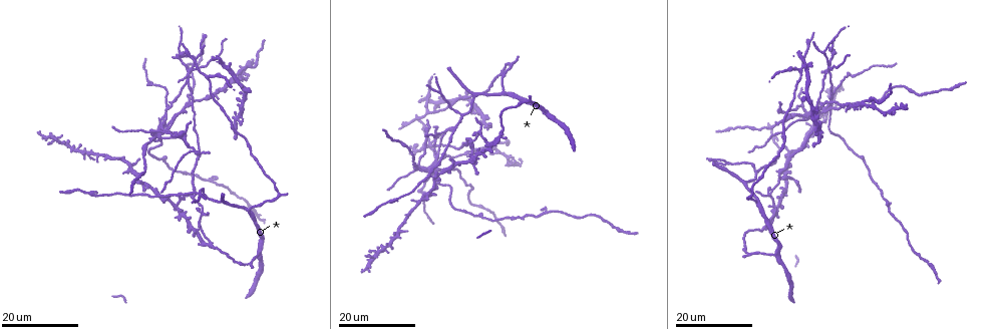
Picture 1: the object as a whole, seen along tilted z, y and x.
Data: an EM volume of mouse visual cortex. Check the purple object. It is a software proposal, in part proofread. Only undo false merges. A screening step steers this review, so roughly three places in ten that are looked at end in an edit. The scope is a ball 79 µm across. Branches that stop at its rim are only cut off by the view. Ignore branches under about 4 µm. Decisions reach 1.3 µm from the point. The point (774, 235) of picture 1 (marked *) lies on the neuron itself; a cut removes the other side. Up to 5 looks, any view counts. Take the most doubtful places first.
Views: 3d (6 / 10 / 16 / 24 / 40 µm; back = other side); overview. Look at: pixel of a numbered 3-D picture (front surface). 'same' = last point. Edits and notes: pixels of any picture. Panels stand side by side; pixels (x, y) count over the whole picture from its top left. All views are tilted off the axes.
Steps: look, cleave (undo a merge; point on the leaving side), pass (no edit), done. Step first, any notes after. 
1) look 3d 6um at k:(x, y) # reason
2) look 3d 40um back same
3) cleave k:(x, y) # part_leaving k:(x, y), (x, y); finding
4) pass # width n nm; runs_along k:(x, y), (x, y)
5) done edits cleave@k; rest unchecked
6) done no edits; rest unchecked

look 3d 24um at 1:(191, 198) # branch point

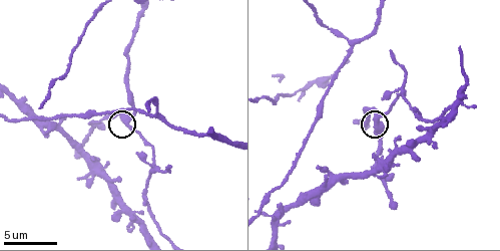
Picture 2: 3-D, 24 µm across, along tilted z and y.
look 3d 10um at 2:(377, 119)

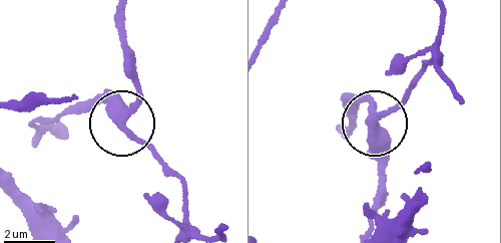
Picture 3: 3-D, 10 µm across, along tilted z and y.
pass # width 350 nm; continuous, no second neuron

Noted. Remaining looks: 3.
look 3d 16um at 1:(210, 242) # looks like a crossing

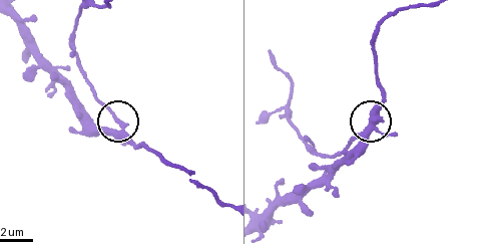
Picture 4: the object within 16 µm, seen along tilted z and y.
look 3d 10um at 4:(114, 121)

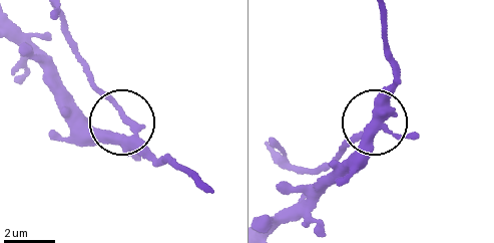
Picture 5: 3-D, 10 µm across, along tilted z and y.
look 3d 10um back at 5:(125, 122)

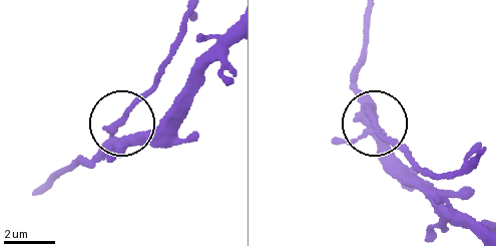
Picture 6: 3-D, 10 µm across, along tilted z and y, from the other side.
cleave 6:(149, 141) # side_arm 62 um; two neurons meet here

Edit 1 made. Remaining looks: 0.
done edits cleave@6; rest unchecked

